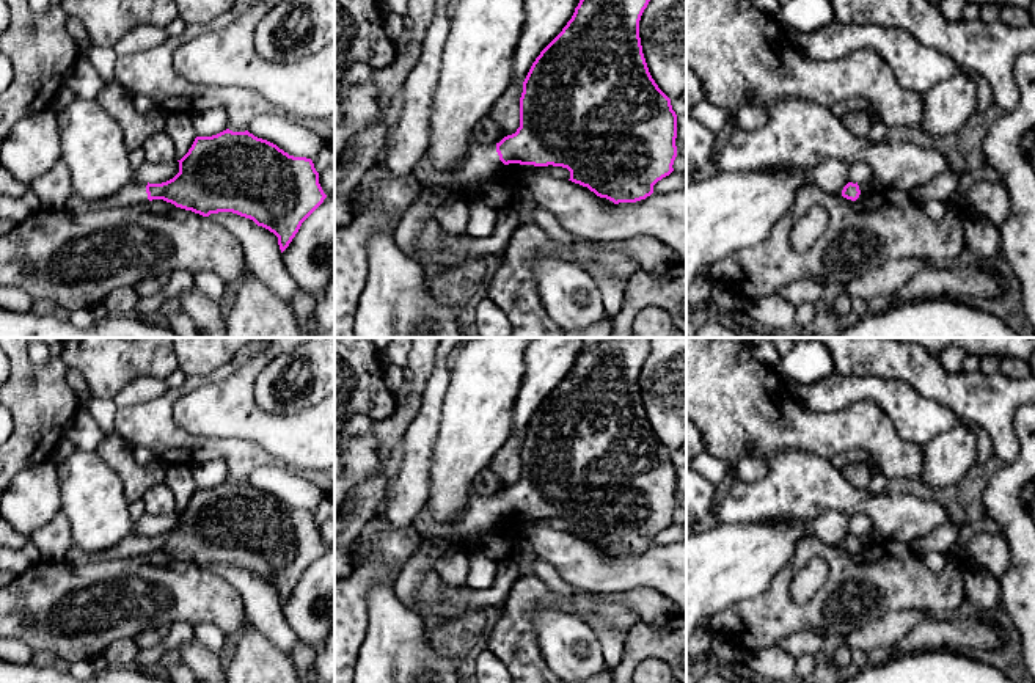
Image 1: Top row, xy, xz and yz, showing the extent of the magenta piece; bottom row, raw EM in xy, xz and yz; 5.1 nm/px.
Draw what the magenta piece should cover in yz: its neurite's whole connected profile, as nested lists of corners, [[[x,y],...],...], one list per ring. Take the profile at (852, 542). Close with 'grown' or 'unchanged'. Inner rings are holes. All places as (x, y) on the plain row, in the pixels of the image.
[[[853,531],[843,539],[842,548],[850,553],[861,554],[872,542],[875,542],[875,539],[876,537],[859,537],[856,531]]] | grown

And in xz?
[[[584,338],[583,349],[562,383],[532,415],[520,449],[520,479],[496,496],[470,491],[466,510],[449,524],[440,524],[427,509],[415,523],[426,535],[452,540],[492,531],[503,517],[562,518],[575,535],[587,539],[614,556],[636,554],[653,545],[653,537],[669,528],[677,509],[677,466],[671,451],[652,430],[639,389],[639,372],[650,353],[650,338]]] | grown

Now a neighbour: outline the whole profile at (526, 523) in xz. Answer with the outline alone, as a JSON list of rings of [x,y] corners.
[[[521,517],[520,518],[520,534],[523,539],[526,539],[531,531],[540,523],[543,521],[545,524],[548,524],[550,528],[553,528],[554,531],[570,531],[570,523],[567,520],[562,518],[534,518],[534,517]]]

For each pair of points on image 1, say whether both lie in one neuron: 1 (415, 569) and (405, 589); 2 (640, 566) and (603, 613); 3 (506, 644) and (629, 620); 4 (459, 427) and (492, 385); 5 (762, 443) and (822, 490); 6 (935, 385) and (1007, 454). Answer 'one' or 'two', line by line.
1: one
2: two
3: one
4: one
5: two
6: one

